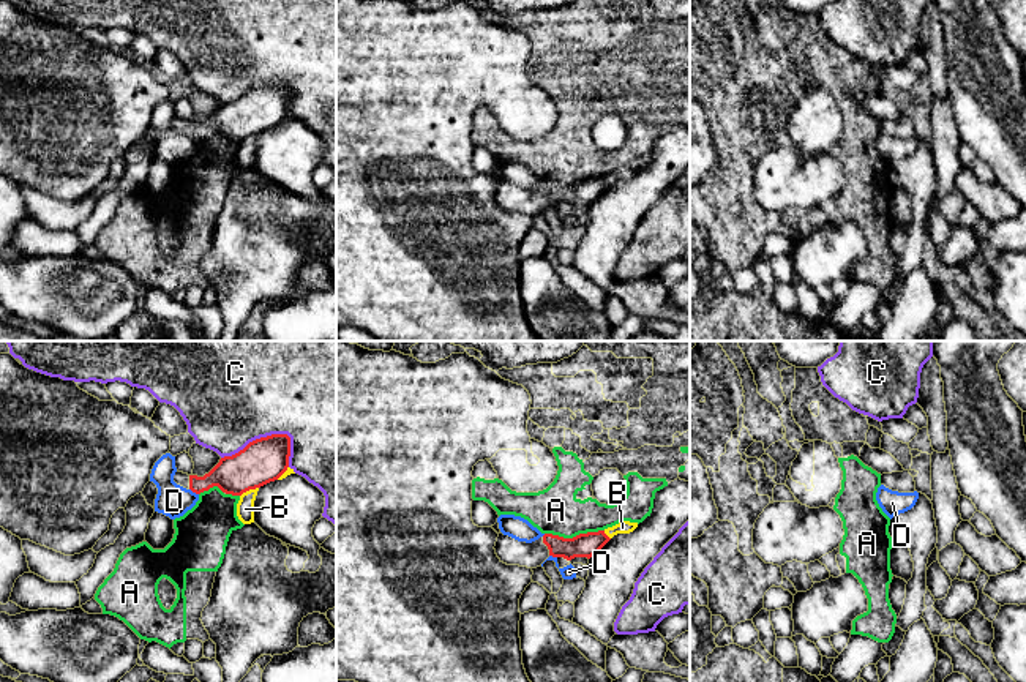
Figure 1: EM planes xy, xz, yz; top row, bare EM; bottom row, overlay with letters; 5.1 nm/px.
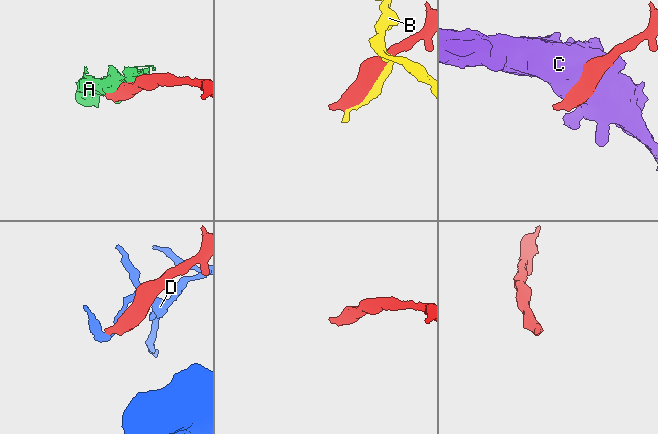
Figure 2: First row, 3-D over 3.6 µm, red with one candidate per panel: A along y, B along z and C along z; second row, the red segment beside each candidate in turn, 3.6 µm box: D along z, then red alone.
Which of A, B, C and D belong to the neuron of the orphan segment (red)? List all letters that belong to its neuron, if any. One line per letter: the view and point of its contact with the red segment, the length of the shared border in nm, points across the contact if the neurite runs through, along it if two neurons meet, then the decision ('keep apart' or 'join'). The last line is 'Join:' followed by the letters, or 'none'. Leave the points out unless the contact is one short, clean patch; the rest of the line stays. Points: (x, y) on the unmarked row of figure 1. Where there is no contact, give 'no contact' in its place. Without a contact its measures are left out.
A: contact xz (573, 183); length 300 nm; keep apart
B: contact xy (248, 136); length 110 nm; keep apart
C: contact xy (256, 86); length 380 nm; keep apart
D: contact xy (194, 138); length 60 nm; border xy (190, 134), (198, 141); keep apart
Join: none

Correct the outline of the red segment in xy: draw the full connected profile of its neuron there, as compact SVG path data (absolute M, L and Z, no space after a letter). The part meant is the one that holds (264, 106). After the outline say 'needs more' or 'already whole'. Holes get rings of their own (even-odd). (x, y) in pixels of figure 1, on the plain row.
M271 81L249 88L232 103L224 103L204 123L175 118L174 128L196 141L218 133L223 139L242 142L278 126L289 114L290 84Z; needs more

